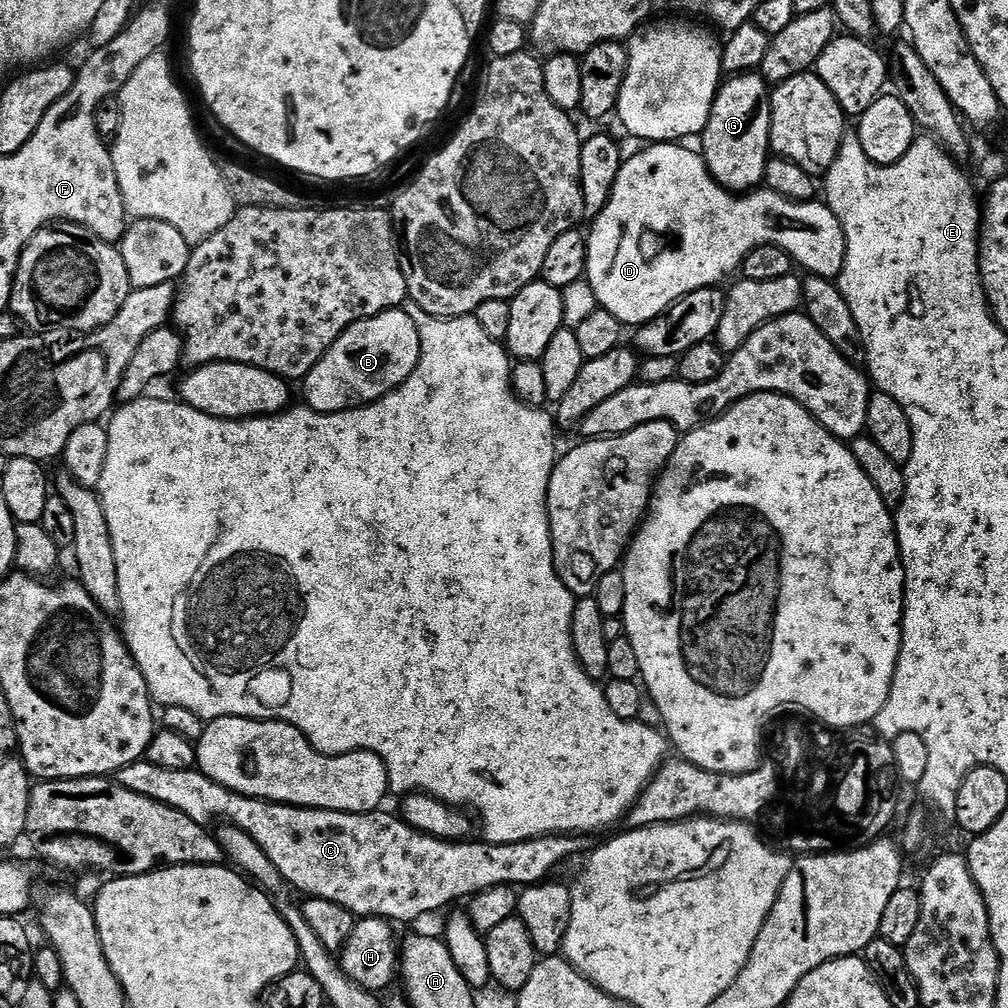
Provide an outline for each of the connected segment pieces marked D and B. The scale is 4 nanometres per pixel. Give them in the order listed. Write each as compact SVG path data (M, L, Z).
M656 142L651 146L641 147L644 148L641 152L634 153L629 160L627 157L621 163L620 173L614 182L614 190L610 194L610 198L606 202L604 209L591 221L592 233L589 231L586 236L588 241L588 270L586 281L593 288L593 292L596 295L596 303L599 307L605 308L610 314L614 314L614 318L618 318L621 324L625 326L645 324L654 318L658 318L658 314L662 314L671 304L678 302L692 291L723 285L723 280L731 272L739 273L743 269L744 259L755 248L761 248L767 244L773 244L775 248L781 248L783 252L787 252L799 267L801 264L805 268L803 270L805 273L821 276L830 281L835 281L839 277L842 266L846 262L846 238L844 237L844 231L838 222L838 218L828 209L827 203L817 202L816 200L794 202L767 190L753 190L747 194L729 192L728 189L721 186L710 174L703 155L699 151L691 152L690 149L684 147L688 146L680 142Z
M391 308L389 312L379 312L376 316L368 316L365 320L357 320L347 328L341 336L333 342L330 350L320 361L310 370L310 374L304 377L302 387L304 387L304 396L307 407L313 408L315 412L346 412L350 408L359 408L365 404L373 404L376 400L381 400L387 392L393 390L400 384L406 382L406 378L410 378L412 371L418 366L420 361L420 339L418 338L418 326L414 326L414 318L410 318L407 310L400 308Z

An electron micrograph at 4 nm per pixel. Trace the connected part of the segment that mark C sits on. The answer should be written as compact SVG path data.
M147 758L138 759L121 772L115 773L114 780L126 790L142 794L142 798L162 802L162 806L170 806L199 824L213 826L212 824L217 823L216 825L231 826L250 834L250 838L254 838L254 842L262 846L262 854L266 854L266 858L270 858L270 862L278 866L278 874L282 874L289 889L297 888L304 898L334 902L356 918L378 916L389 922L420 920L455 900L467 901L482 890L490 890L494 886L542 884L551 877L548 875L559 864L564 864L575 856L587 857L594 847L593 837L588 834L539 836L526 842L509 844L440 840L437 836L410 827L399 815L391 816L385 810L350 814L321 808L295 808L292 804L274 804L271 800L256 800L252 796L231 792L221 784L215 784L199 770L162 770L160 766L151 764Z

